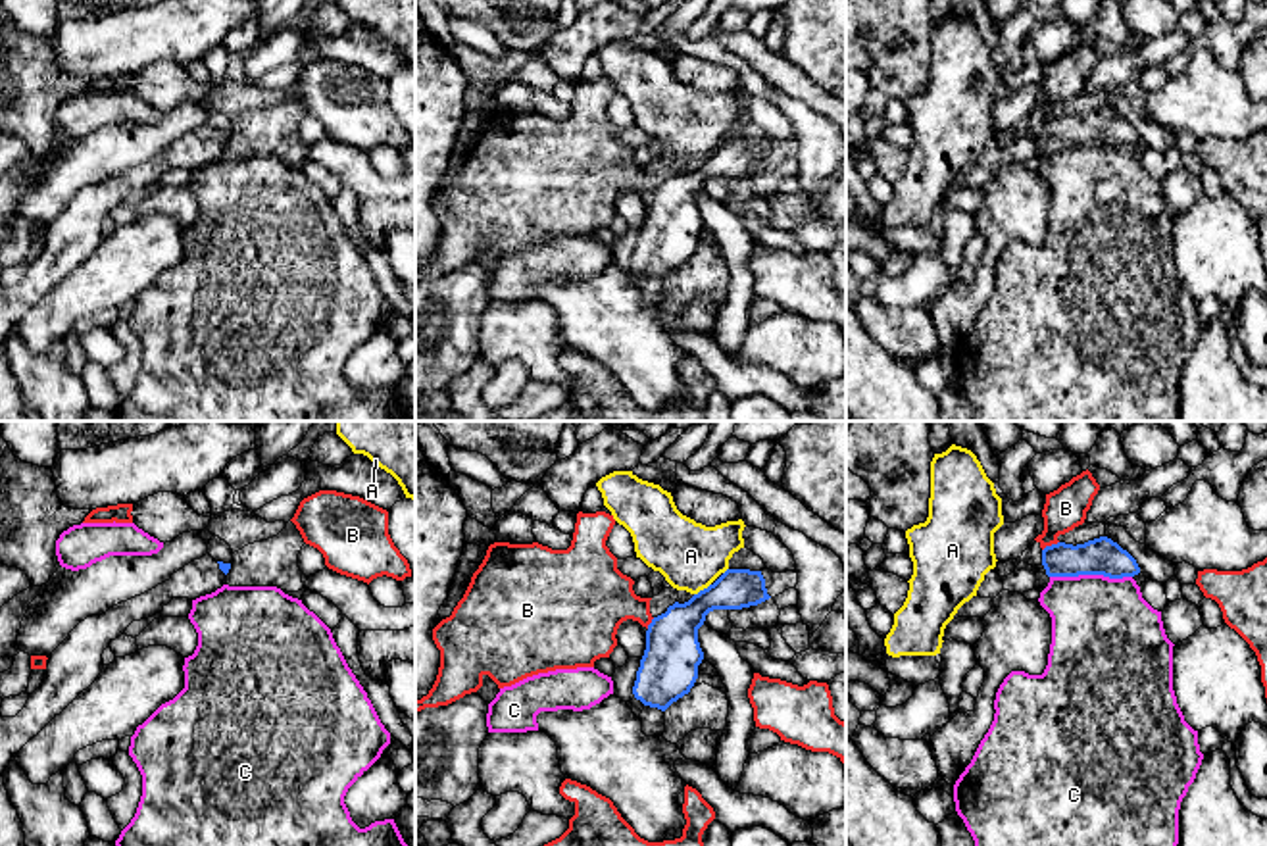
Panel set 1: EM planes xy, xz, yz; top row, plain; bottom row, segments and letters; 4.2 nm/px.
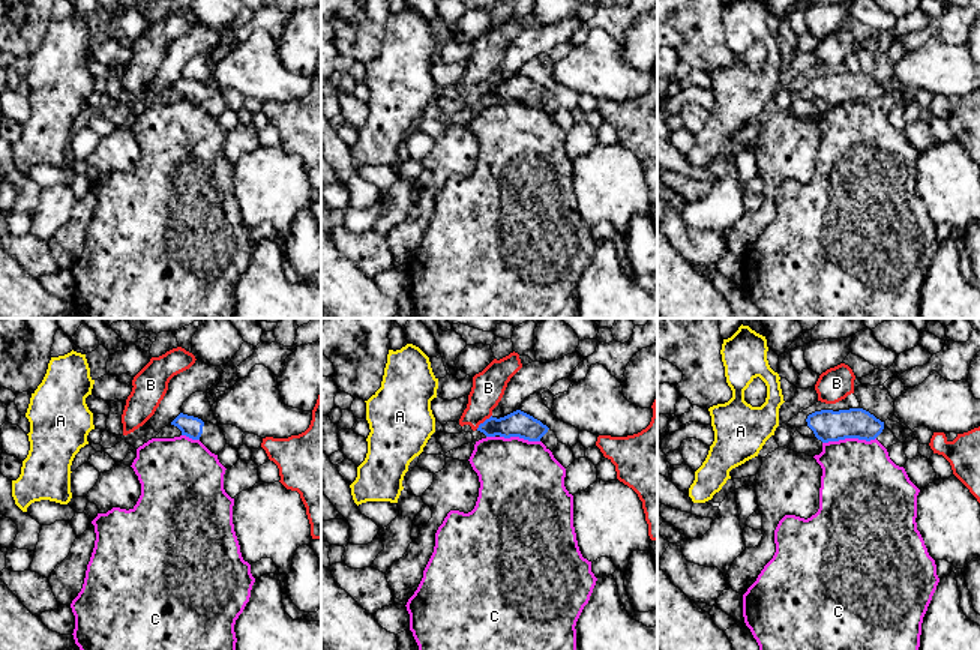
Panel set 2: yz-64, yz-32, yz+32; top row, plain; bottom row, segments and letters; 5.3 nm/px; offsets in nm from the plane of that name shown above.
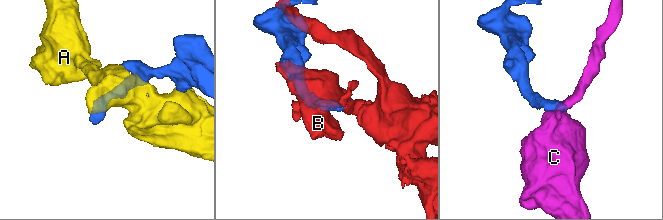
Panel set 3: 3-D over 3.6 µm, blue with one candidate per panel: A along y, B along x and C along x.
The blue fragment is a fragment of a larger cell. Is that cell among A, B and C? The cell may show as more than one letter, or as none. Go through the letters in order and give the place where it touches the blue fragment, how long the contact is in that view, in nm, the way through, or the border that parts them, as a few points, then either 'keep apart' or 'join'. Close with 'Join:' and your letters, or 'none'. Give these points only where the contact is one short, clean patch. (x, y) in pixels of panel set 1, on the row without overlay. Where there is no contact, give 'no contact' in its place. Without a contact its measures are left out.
A: contact xz (704, 158); length 90 nm; keep apart
B: contact yz (1052, 114); length 80 nm; keep apart
C: contact yz (1091, 143); length 340 nm; border yz (1131, 145), (1050, 147); keep apart
Join: none

